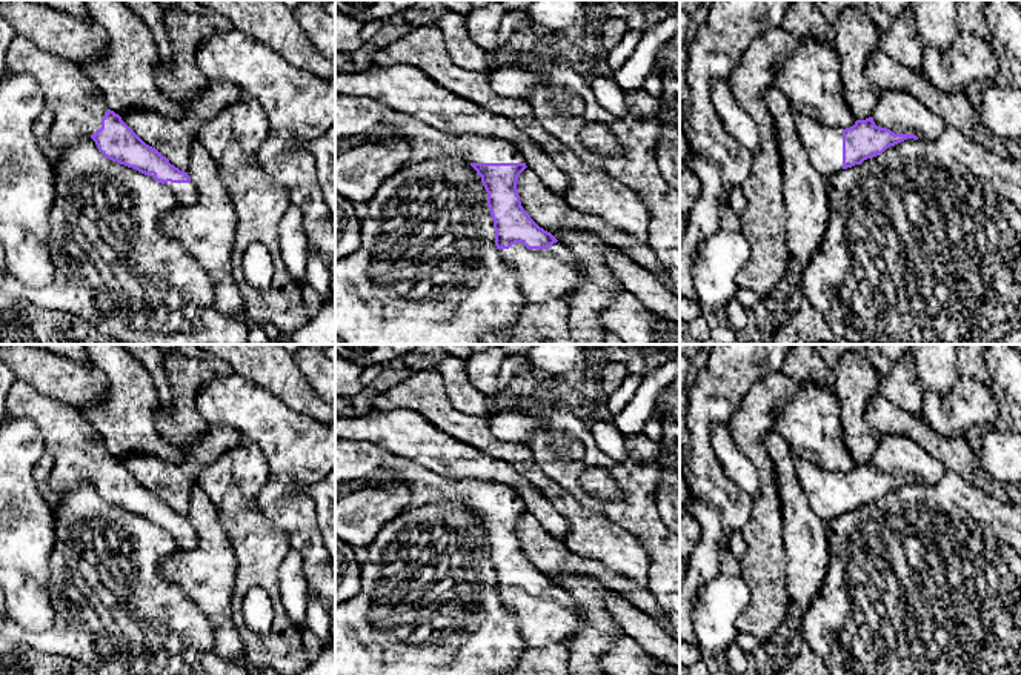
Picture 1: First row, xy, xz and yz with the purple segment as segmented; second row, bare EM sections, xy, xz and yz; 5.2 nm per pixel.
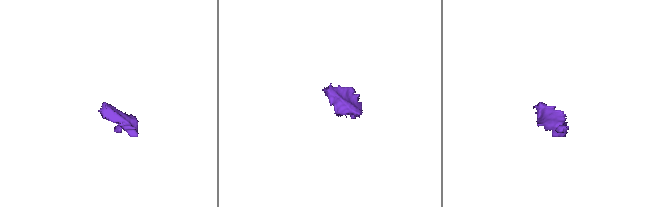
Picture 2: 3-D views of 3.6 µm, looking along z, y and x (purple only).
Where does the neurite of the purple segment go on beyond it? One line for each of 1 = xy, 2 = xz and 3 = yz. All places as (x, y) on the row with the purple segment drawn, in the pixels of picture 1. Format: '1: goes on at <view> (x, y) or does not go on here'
1: goes on at xy (77, 105)
2: goes on at xz (357, 119)
3: goes on at yz (900, 113)

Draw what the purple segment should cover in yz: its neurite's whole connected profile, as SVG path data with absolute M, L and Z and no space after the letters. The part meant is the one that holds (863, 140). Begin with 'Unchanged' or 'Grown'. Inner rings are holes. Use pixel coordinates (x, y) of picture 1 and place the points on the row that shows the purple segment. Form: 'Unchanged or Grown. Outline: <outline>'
Grown. Outline: M881 91L872 115L846 129L821 125L797 111L795 125L812 166L824 178L907 138L936 140L947 126L921 101L901 91Z

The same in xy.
Grown. Outline: M15 34L8 48L6 74L29 74L38 81L45 106L54 114L54 123L43 141L52 157L63 155L75 140L89 137L106 158L152 177L168 188L180 204L194 206L198 201L198 189L188 172L171 165L157 149L146 145L118 114L111 111L103 94L78 63L46 52Z

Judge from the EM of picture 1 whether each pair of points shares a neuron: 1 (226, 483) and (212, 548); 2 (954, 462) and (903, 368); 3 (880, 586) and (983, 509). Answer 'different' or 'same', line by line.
1: different
2: different
3: same

